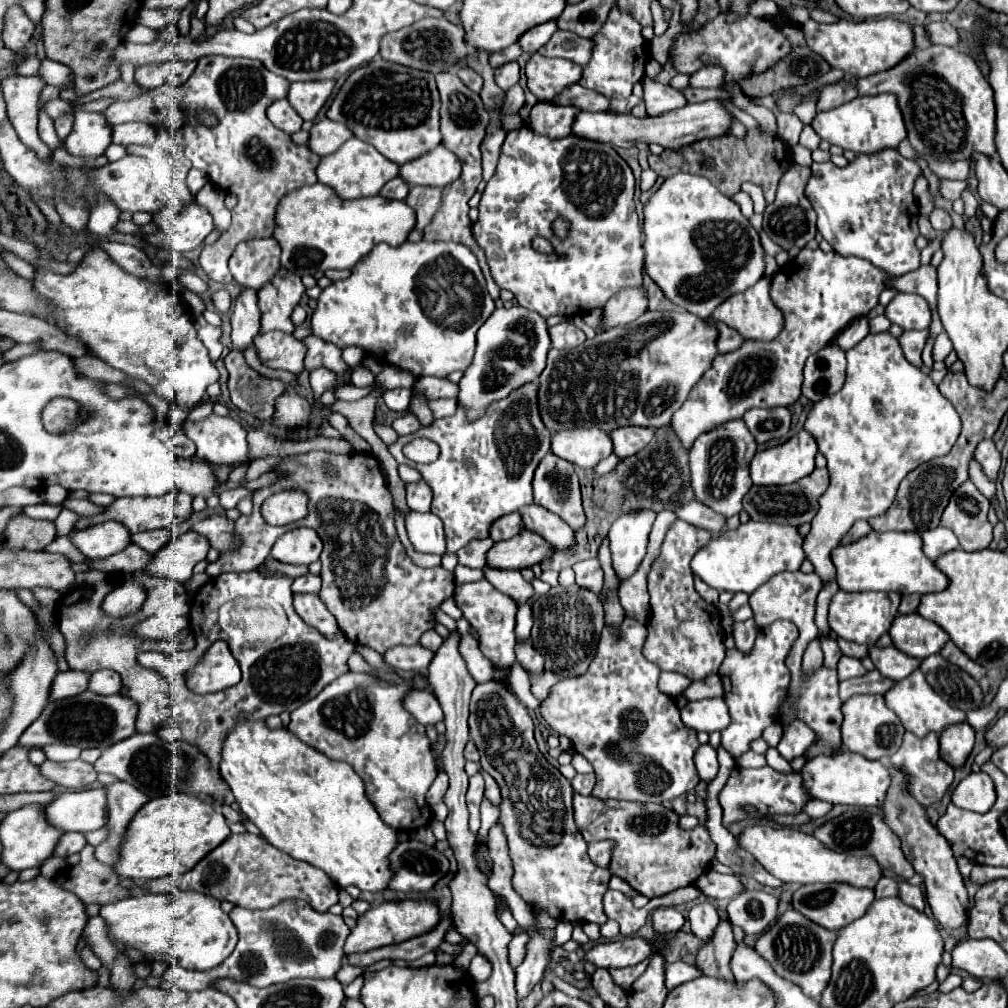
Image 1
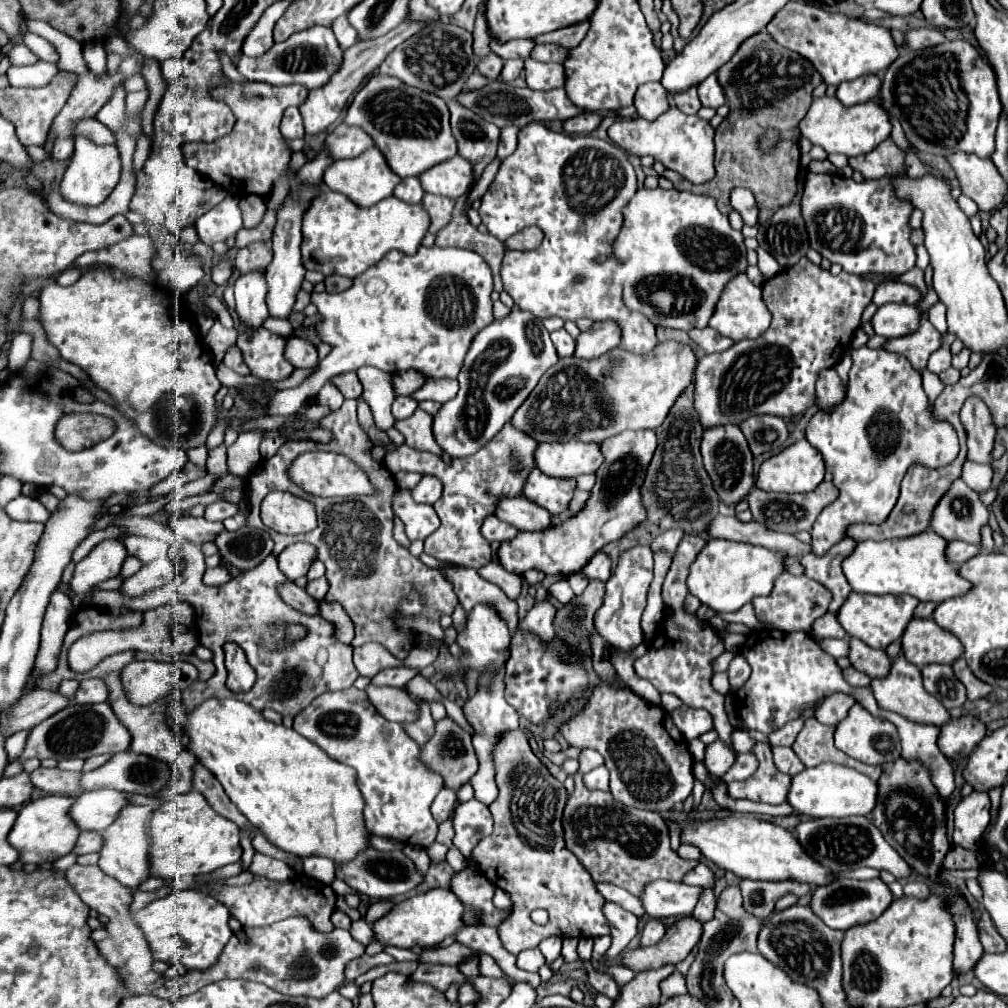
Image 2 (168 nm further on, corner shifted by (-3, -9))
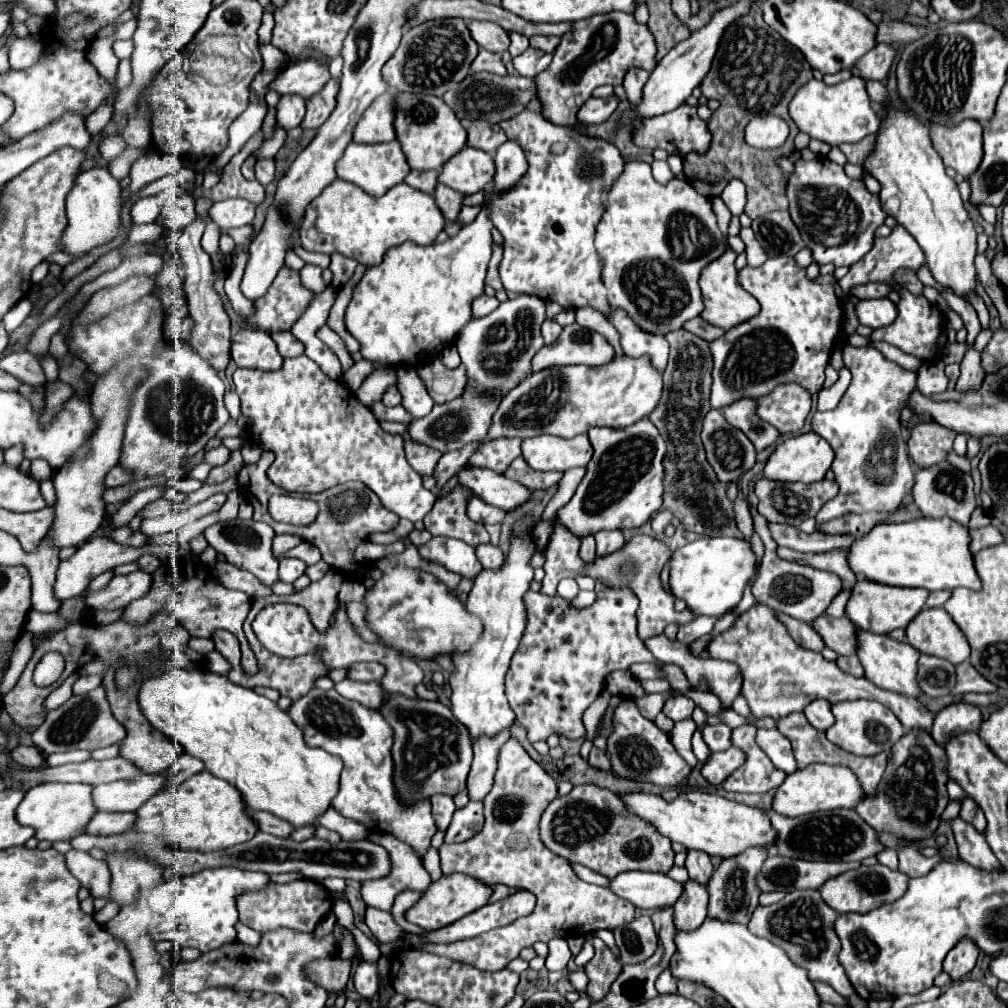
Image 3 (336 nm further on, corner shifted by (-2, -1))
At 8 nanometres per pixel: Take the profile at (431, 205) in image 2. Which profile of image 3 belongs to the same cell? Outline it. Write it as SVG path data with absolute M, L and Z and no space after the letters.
M437 185L433 197L435 197L435 203L441 209L445 221L451 223L459 215L459 211L461 211L461 199L463 199L463 195L457 193L457 191L453 191L453 189L449 189L447 185Z

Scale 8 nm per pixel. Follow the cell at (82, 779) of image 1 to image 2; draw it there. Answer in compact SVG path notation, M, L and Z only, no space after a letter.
M38 767L36 771L30 773L30 779L34 787L46 793L58 793L58 795L78 795L80 793L80 773Z

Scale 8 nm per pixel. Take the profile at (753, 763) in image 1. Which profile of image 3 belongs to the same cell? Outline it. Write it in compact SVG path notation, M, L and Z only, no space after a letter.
M731 747L725 753L711 753L711 757L703 765L701 773L709 783L721 785L743 763L745 763L745 753L737 747Z

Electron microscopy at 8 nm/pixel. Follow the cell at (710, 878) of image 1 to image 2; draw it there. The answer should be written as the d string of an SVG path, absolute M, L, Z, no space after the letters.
M658 879L646 885L646 889L640 895L640 901L646 915L654 919L678 917L678 915L690 915L694 911L700 891L702 891L700 887Z

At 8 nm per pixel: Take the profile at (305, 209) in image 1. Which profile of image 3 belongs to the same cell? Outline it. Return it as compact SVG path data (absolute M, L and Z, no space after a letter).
M335 179L331 185L327 185L323 189L323 193L319 197L315 197L307 205L299 233L301 233L301 245L307 251L317 251L317 253L325 253L325 255L341 253L341 255L355 259L357 263L369 267L369 265L379 263L389 247L401 245L405 241L413 241L413 243L419 243L419 245L433 243L437 233L443 227L445 227L445 219L443 219L441 211L437 209L435 199L427 193L419 193L417 189L409 189L409 185L405 185L405 183L391 187L383 197L371 197L363 189L355 187L353 183Z

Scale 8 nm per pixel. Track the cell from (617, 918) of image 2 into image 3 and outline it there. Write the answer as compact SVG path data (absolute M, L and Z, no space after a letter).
M593 937L593 945L595 945L595 957L591 963L585 965L585 971L589 975L587 993L593 997L593 1001L599 1001L607 995L611 983L617 979L621 963L599 937Z

